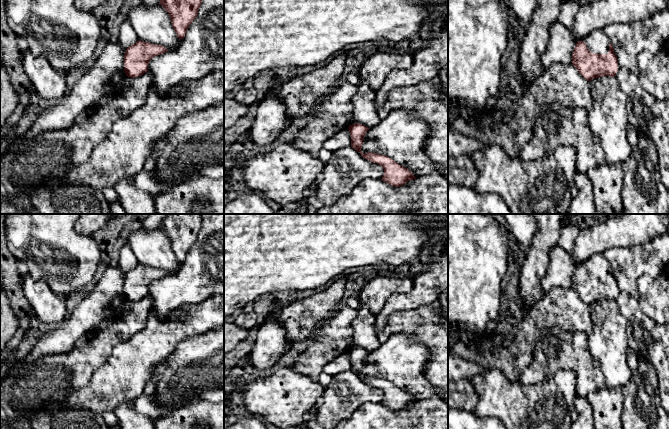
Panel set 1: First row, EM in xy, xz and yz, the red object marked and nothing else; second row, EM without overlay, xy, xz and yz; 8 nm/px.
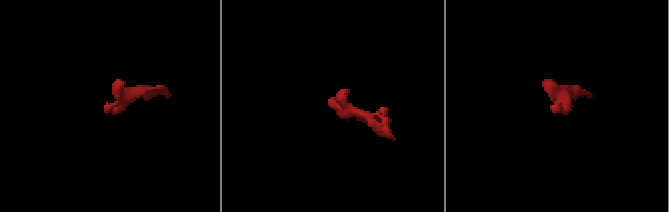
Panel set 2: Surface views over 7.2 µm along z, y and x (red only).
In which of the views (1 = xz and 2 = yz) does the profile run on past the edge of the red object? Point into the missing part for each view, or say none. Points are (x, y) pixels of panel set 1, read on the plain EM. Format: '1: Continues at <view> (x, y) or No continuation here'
1: No continuation here
2: Continues at yz (597, 265)

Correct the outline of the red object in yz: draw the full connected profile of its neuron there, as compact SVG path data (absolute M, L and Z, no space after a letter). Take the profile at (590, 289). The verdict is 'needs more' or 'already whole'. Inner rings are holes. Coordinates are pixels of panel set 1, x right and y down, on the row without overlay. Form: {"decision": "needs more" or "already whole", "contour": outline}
{"decision": "needs more", "contour": "M601 253L593 254L576 267L572 288L587 305L602 300L615 301L618 295L613 270Z"}

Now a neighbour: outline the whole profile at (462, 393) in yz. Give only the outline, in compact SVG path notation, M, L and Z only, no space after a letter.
M462 379L448 382L448 408L459 408L474 412L478 402L478 395L472 381Z

